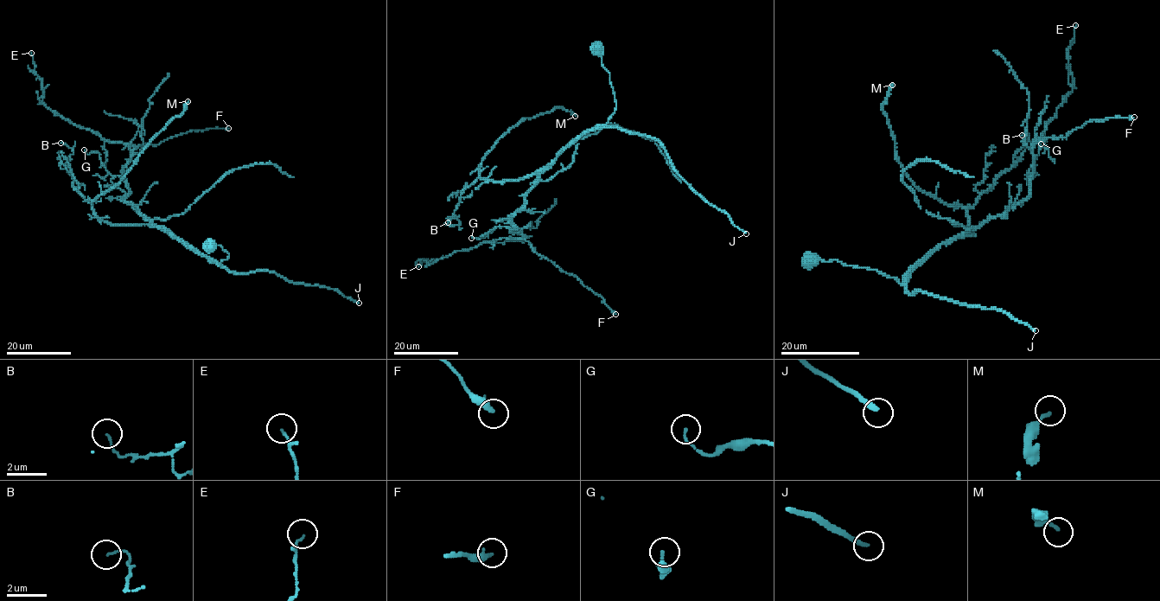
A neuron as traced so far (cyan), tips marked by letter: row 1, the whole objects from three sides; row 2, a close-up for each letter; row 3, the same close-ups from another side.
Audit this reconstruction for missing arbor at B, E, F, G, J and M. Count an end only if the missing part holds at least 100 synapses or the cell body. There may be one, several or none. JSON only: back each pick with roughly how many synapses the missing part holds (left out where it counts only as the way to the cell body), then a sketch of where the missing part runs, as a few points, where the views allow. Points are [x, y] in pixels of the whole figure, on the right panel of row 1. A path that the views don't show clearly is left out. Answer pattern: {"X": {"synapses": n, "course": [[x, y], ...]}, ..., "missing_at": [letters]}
{"J": {"synapses": 170}, "missing_at": ["J"]}

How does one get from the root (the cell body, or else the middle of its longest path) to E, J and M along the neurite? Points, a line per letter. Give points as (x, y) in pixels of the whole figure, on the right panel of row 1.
E: (809, 261), (901, 284), (945, 241), (1022, 203), (1033, 145), (1072, 91), (1075, 25)
J: (809, 261), (874, 269), (901, 284), (904, 278), (910, 294), (997, 309), (1035, 330)
M: (809, 261), (901, 284), (945, 241), (971, 234), (967, 212), (920, 190), (898, 162), (882, 111), (892, 85)

